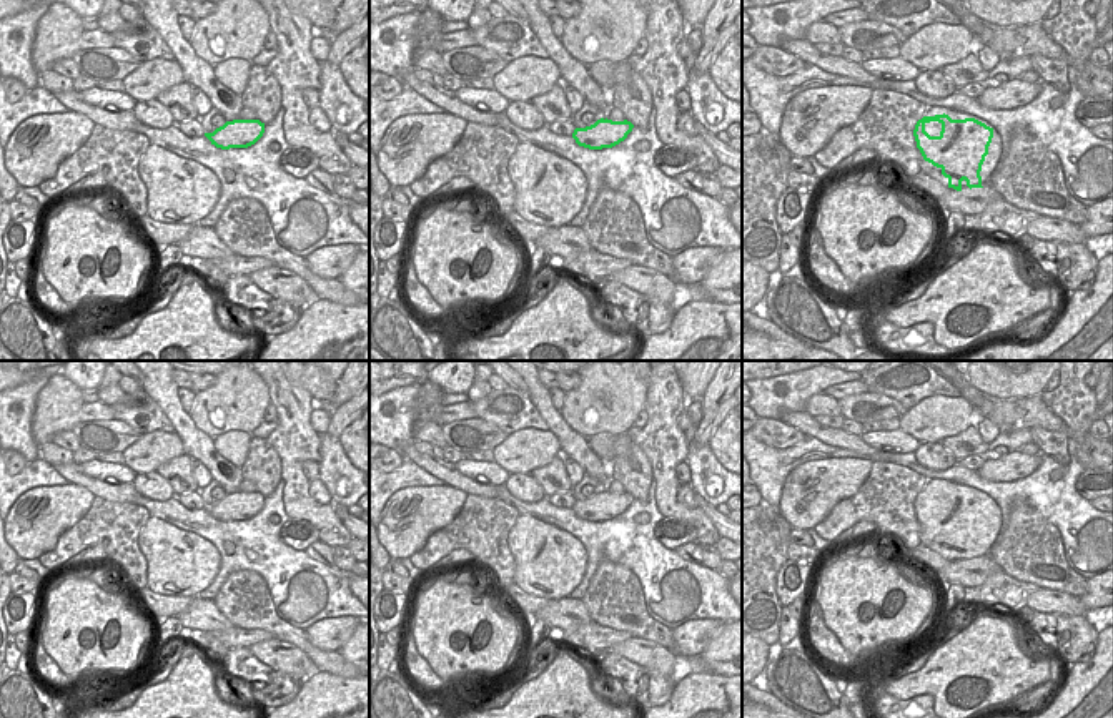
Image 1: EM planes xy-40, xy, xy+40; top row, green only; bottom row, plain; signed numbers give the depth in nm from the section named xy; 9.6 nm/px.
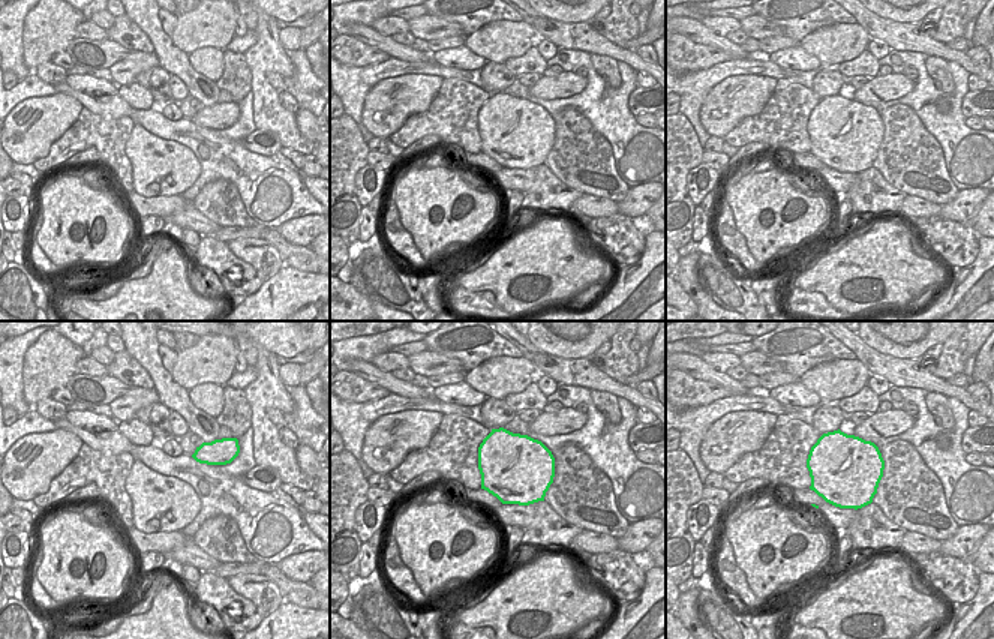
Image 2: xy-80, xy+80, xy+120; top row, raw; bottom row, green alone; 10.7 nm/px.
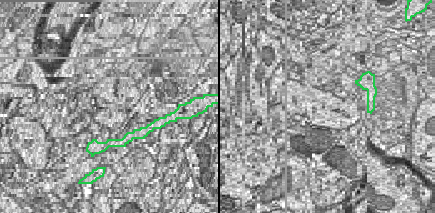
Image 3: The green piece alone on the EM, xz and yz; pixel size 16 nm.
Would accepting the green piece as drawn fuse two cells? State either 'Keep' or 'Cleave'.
Cleave

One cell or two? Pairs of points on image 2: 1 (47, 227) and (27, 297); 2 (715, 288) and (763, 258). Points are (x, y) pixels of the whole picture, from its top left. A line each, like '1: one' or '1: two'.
1: two
2: two

